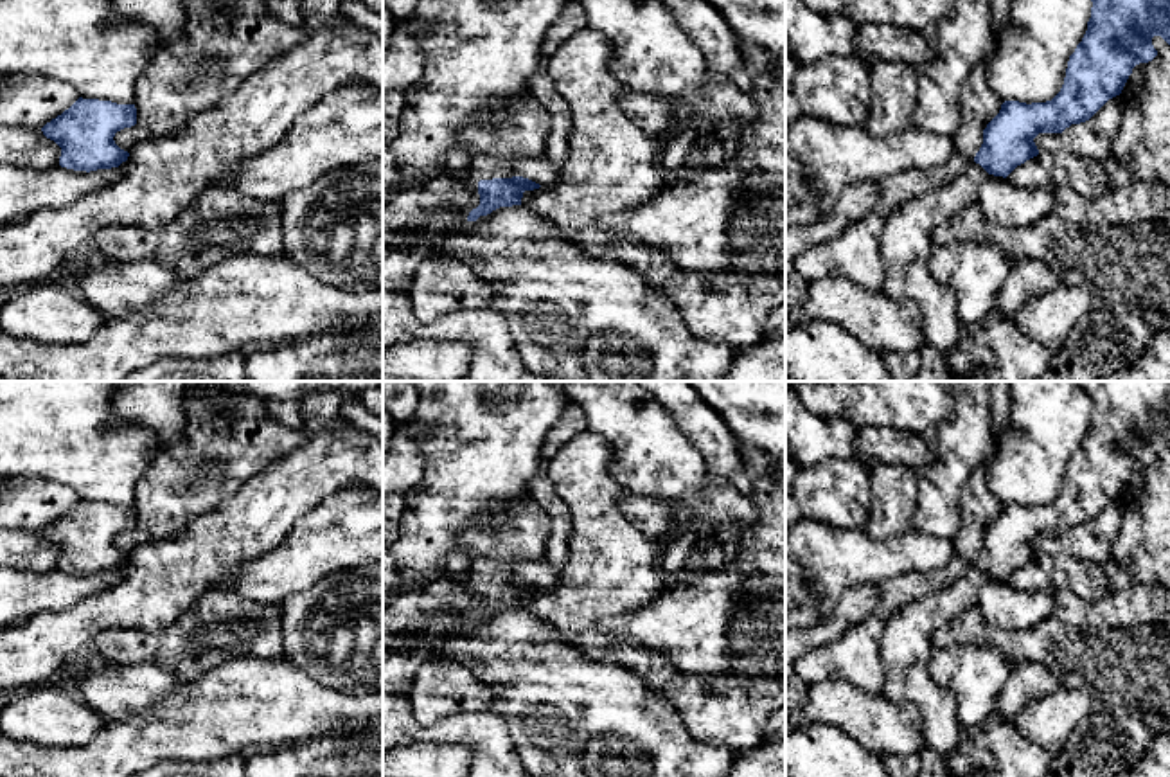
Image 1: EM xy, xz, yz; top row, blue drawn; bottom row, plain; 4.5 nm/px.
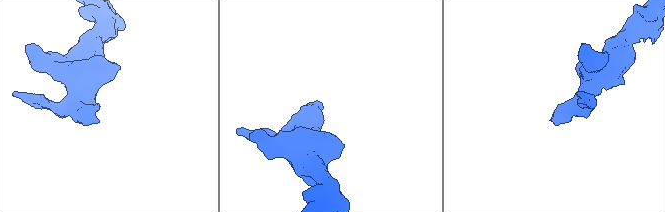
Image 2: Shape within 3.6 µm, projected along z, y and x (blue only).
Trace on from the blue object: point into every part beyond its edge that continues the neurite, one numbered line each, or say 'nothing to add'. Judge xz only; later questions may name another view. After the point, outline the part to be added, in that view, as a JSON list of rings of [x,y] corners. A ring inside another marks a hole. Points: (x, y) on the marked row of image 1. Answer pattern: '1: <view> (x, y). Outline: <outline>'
1: xz (538, 169). Outline: [[[473,153],[471,164],[480,180],[523,176],[539,185],[555,185],[563,173],[563,165],[550,164],[545,156],[503,158]]]

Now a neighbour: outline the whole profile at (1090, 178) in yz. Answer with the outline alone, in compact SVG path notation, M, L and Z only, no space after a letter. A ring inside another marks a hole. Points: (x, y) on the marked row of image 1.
M1039 151L1037 156L1017 165L1006 180L1023 191L1069 185L1084 198L1096 198L1136 182L1132 171L1121 167L1112 155L1086 160L1071 153L1048 151Z

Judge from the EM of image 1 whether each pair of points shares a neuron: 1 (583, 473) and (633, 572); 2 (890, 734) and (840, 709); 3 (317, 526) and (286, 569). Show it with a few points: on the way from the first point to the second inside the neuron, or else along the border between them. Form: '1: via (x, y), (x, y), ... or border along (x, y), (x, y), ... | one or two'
1: via (593, 499), (602, 542), (608, 547) | one
2: via (877, 723), (852, 711) | one
3: via (317, 536), (297, 558) | one

